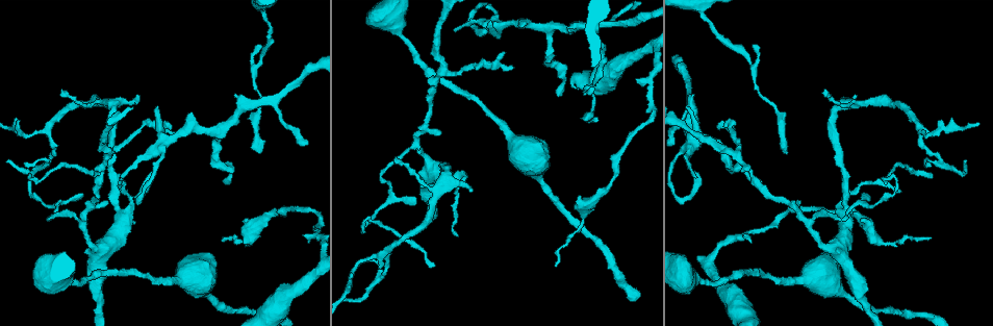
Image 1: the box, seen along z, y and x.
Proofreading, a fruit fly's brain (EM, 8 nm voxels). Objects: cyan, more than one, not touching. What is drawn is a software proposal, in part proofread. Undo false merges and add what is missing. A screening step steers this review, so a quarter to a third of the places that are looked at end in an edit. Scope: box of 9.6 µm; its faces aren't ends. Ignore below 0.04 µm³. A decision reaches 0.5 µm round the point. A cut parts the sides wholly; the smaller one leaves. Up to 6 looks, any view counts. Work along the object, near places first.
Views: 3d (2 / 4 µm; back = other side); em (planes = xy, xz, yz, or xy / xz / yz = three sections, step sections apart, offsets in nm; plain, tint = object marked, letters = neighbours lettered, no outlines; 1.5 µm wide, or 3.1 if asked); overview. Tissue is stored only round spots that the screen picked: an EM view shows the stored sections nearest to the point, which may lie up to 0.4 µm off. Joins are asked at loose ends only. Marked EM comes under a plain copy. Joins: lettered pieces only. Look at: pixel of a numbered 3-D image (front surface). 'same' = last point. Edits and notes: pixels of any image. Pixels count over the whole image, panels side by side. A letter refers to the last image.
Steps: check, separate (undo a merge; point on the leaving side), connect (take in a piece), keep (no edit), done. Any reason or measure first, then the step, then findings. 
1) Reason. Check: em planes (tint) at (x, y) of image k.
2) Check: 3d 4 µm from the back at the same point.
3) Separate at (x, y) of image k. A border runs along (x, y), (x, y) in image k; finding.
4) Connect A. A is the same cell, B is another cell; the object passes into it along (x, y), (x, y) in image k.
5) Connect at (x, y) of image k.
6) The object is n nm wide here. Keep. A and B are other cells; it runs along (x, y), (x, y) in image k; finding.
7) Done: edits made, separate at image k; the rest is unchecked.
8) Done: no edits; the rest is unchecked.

An open end. Check: 3d 4 µm at (685, 284) of image 1.

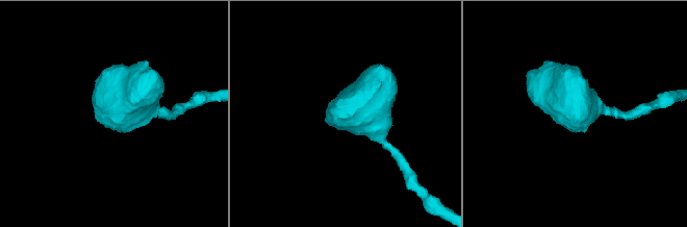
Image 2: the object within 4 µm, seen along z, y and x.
Check: em yz step 8 (letters) at (95, 118) of image 2.

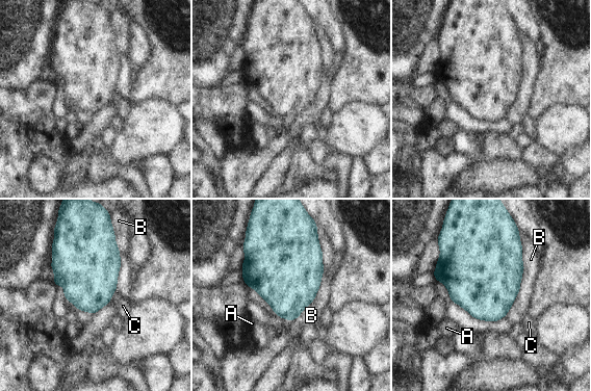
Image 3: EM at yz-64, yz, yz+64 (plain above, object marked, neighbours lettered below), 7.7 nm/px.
Keep. A, B and C are other cells; no lettered piece goes on from it.

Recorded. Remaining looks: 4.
Free end. Check: em xz step 8 (letters) at (798, 204) of image 1.

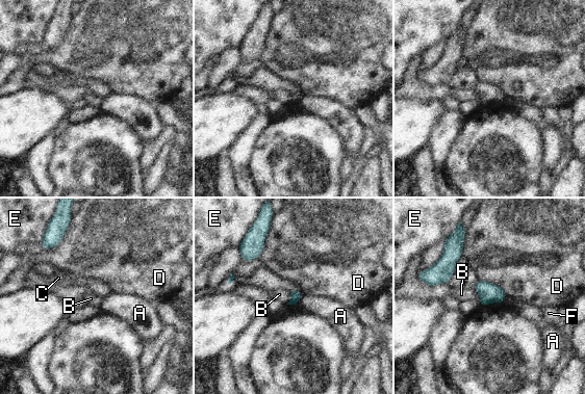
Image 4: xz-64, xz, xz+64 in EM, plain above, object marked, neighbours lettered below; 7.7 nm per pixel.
Check: em yz step 4 (letters) at the same point.

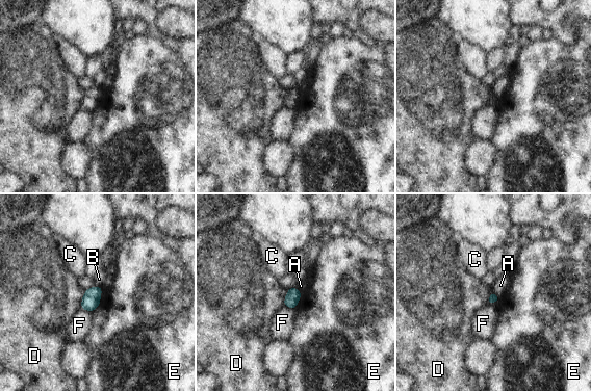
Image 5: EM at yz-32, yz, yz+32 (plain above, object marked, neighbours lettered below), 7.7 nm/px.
The longest contact is with D, 150 nm. Keep. A, B, C, D, E and F are other cells; no lettered piece goes on from it.

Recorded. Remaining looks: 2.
Check: em planes (tint) at (190, 114) of image 1.

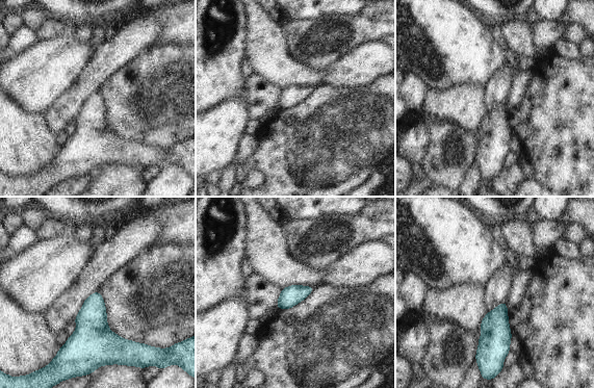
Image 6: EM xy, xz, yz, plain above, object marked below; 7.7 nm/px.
Check: em planes (letters) at the same point.

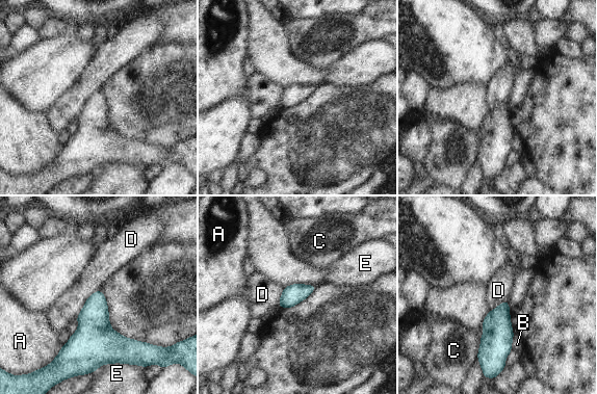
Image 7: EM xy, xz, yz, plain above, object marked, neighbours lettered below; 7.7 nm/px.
Keep. A, B, C, D and E are other cells; no lettered piece goes on from it.

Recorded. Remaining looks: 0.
Done: no edits; the rest is unchecked.

